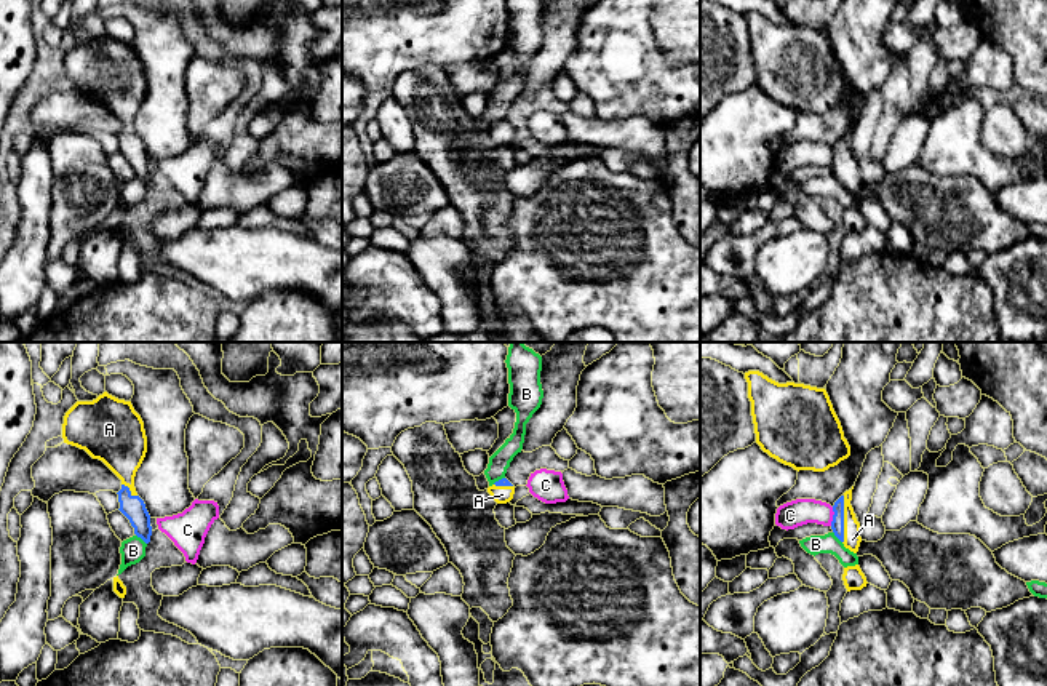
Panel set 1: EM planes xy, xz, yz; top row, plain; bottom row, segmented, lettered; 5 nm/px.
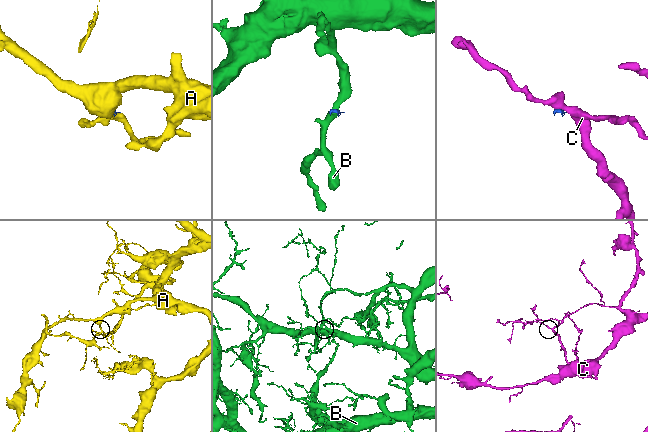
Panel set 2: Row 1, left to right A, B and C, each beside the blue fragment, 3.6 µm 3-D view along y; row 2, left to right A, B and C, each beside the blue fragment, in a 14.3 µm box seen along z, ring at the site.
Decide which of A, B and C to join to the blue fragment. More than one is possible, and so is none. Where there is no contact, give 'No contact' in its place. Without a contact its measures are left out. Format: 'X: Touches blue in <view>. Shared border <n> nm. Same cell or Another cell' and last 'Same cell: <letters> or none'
A: Touches blue in yz. Shared border 240 nm. Same cell
B: Touches blue in xy. Shared border 80 nm. Another cell
C: Touches blue in yz. Shared border 100 nm. Another cell
Same cell: A

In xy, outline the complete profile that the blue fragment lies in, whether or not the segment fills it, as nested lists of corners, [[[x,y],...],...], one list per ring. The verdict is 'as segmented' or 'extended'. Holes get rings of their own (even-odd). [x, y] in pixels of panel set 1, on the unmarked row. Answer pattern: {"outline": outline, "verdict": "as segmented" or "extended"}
{"outline": [[[107,34],[93,43],[77,43],[64,58],[62,80],[102,102],[121,122],[118,152],[129,162],[134,176],[149,185],[150,157],[134,130],[136,114],[147,94],[147,78],[131,43]]], "verdict": "extended"}

